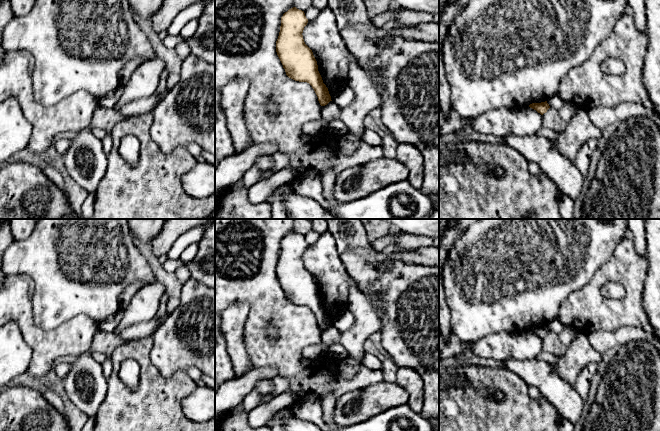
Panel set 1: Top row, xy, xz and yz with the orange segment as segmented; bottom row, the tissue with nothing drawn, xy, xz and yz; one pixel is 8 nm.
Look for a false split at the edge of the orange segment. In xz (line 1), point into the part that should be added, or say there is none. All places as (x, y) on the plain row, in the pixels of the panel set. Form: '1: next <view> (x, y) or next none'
1: next none

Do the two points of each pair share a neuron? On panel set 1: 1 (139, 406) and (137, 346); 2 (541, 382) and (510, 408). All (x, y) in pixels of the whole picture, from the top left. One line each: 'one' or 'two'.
1: one
2: two

